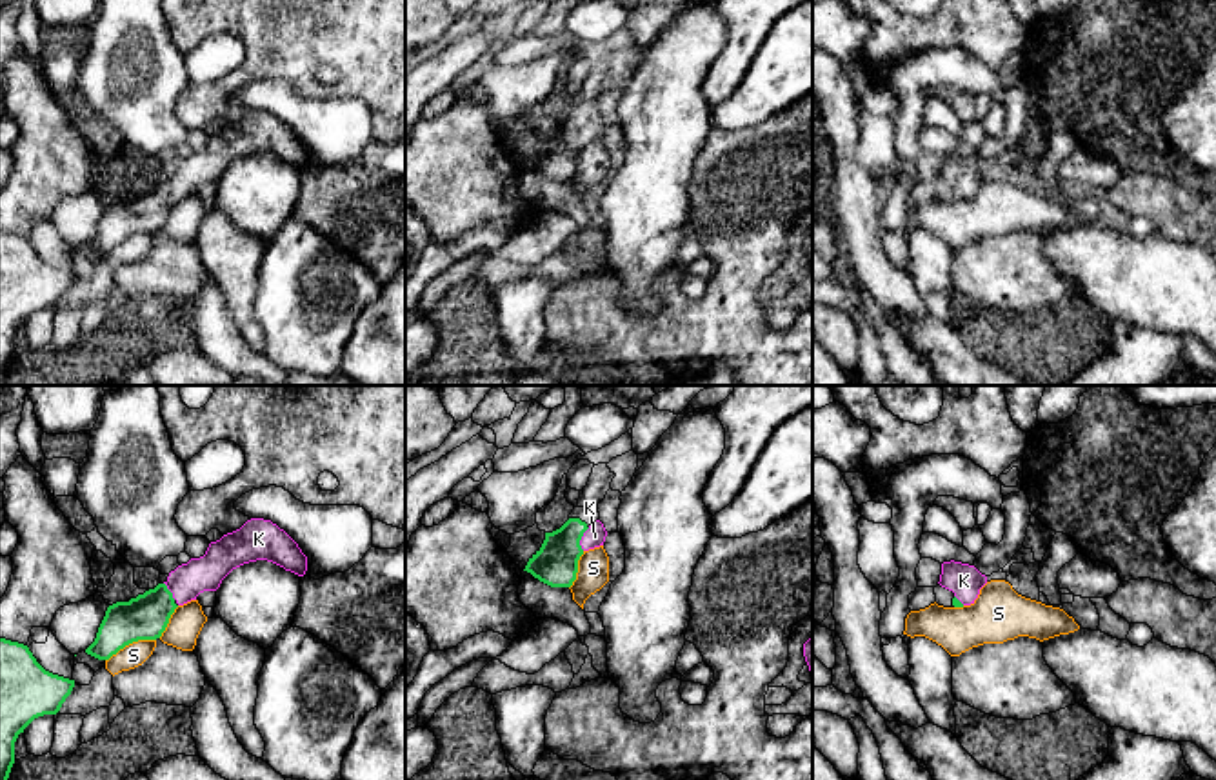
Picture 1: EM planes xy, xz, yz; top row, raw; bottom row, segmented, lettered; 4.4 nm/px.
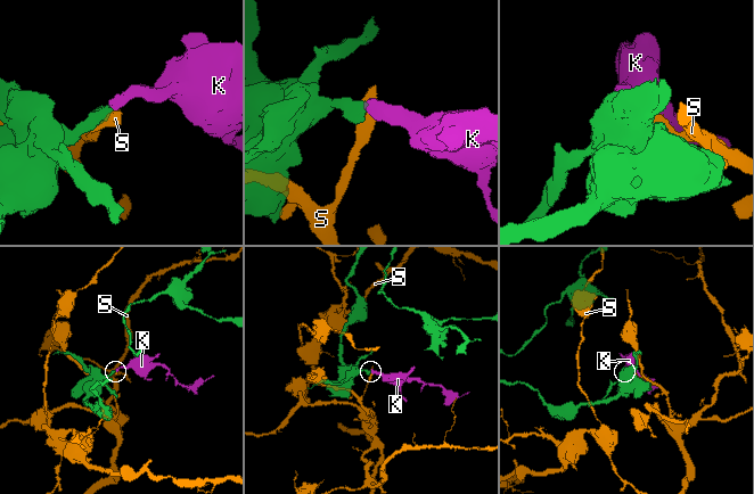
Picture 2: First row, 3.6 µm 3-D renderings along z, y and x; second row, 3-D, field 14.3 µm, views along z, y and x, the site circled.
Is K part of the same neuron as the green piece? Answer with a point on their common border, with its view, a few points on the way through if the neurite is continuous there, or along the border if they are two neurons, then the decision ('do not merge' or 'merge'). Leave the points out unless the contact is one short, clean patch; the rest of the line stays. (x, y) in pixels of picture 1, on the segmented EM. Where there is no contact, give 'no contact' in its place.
contact xz (580, 539); way xz (555, 564), (580, 539), (595, 537); merge

